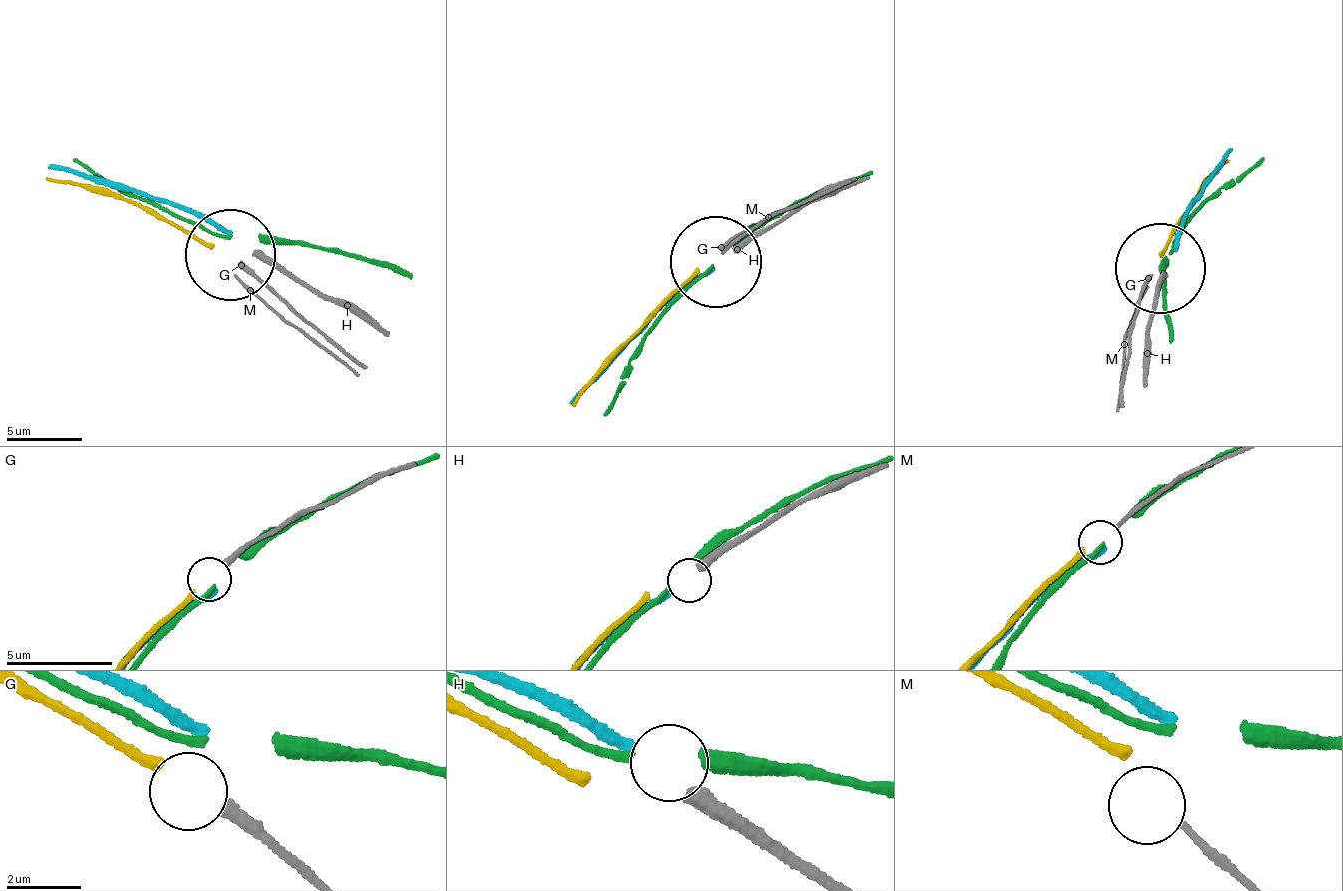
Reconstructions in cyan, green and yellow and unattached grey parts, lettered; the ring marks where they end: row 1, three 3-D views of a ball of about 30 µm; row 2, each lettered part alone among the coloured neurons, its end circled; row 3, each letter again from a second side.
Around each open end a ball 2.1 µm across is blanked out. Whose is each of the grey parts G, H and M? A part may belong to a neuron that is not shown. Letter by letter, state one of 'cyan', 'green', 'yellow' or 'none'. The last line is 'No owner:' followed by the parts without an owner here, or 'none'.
G: yellow
H: cyan
M: none
No owner: M

